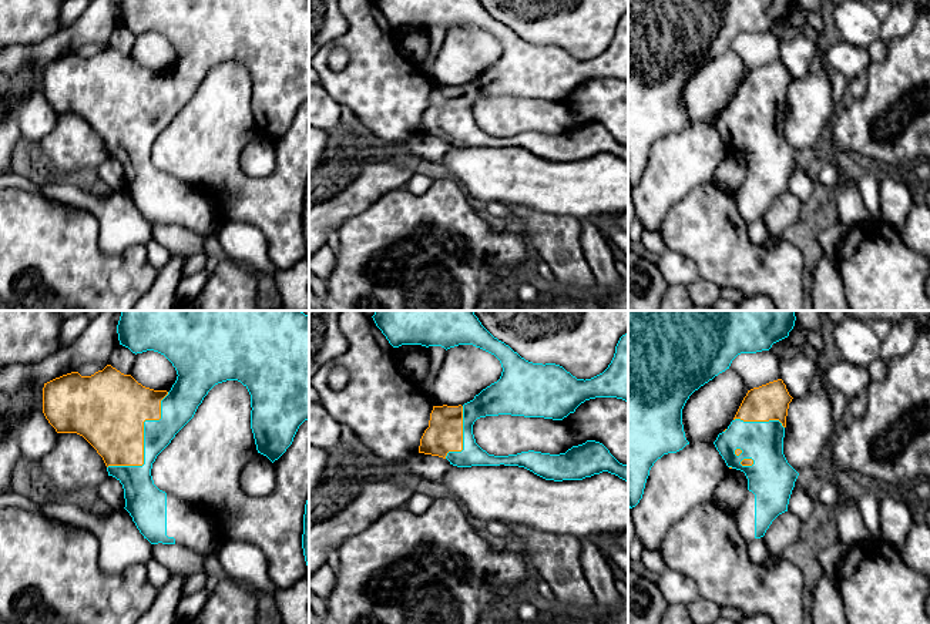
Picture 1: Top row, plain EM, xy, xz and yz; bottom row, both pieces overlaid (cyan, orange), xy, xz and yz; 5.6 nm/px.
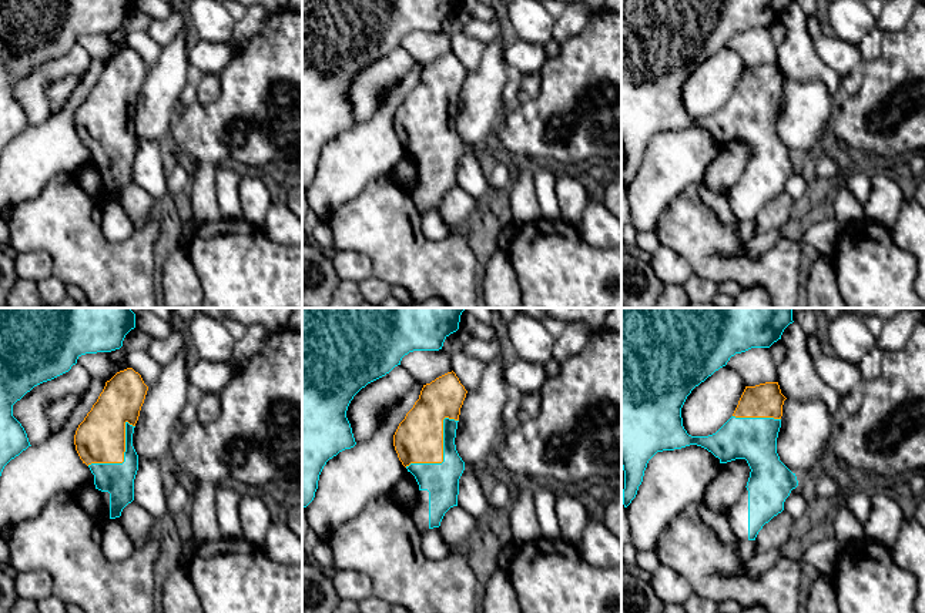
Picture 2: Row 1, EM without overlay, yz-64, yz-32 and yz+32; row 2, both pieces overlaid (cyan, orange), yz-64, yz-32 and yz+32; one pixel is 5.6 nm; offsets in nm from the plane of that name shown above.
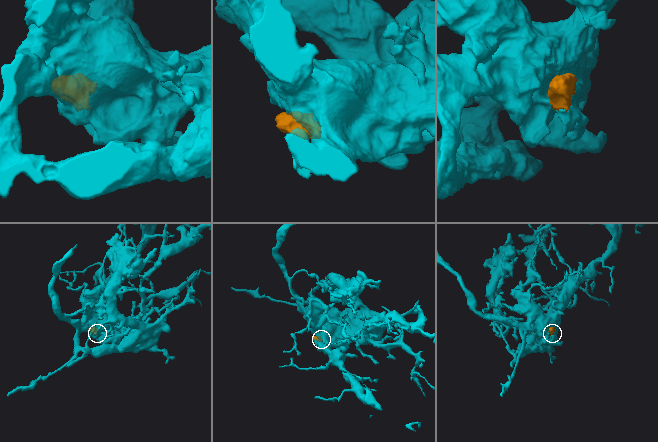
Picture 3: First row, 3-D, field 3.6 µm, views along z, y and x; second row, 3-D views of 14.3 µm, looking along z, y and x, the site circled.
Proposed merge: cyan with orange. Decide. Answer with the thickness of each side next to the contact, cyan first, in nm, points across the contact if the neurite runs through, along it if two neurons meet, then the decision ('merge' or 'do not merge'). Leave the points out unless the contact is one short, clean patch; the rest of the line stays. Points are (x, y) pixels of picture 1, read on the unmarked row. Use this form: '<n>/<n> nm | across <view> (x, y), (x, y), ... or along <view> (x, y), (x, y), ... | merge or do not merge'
180/400 nm | merge

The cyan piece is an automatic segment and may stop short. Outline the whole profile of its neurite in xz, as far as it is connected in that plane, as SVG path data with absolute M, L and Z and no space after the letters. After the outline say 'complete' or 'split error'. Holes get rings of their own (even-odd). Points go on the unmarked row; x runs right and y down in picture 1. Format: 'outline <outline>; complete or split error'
outline M373 0L393 28L402 26L442 27L446 31L459 26L473 26L494 36L503 48L497 63L483 70L473 81L463 87L433 87L429 108L424 111L419 134L447 140L457 148L471 147L518 147L534 155L554 162L582 161L602 152L628 162L628 145L620 144L600 123L587 121L573 127L565 134L550 135L541 132L521 132L508 137L494 137L483 131L474 120L473 105L486 97L511 95L524 98L544 98L563 101L585 81L595 78L617 78L628 83L628 13L615 27L615 34L608 48L591 58L577 60L563 47L555 44L533 44L521 38L508 26L494 19L479 0Z; split error

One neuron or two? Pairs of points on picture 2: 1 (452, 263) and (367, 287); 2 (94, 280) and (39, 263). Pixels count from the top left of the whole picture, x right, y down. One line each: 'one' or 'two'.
1: two
2: two

